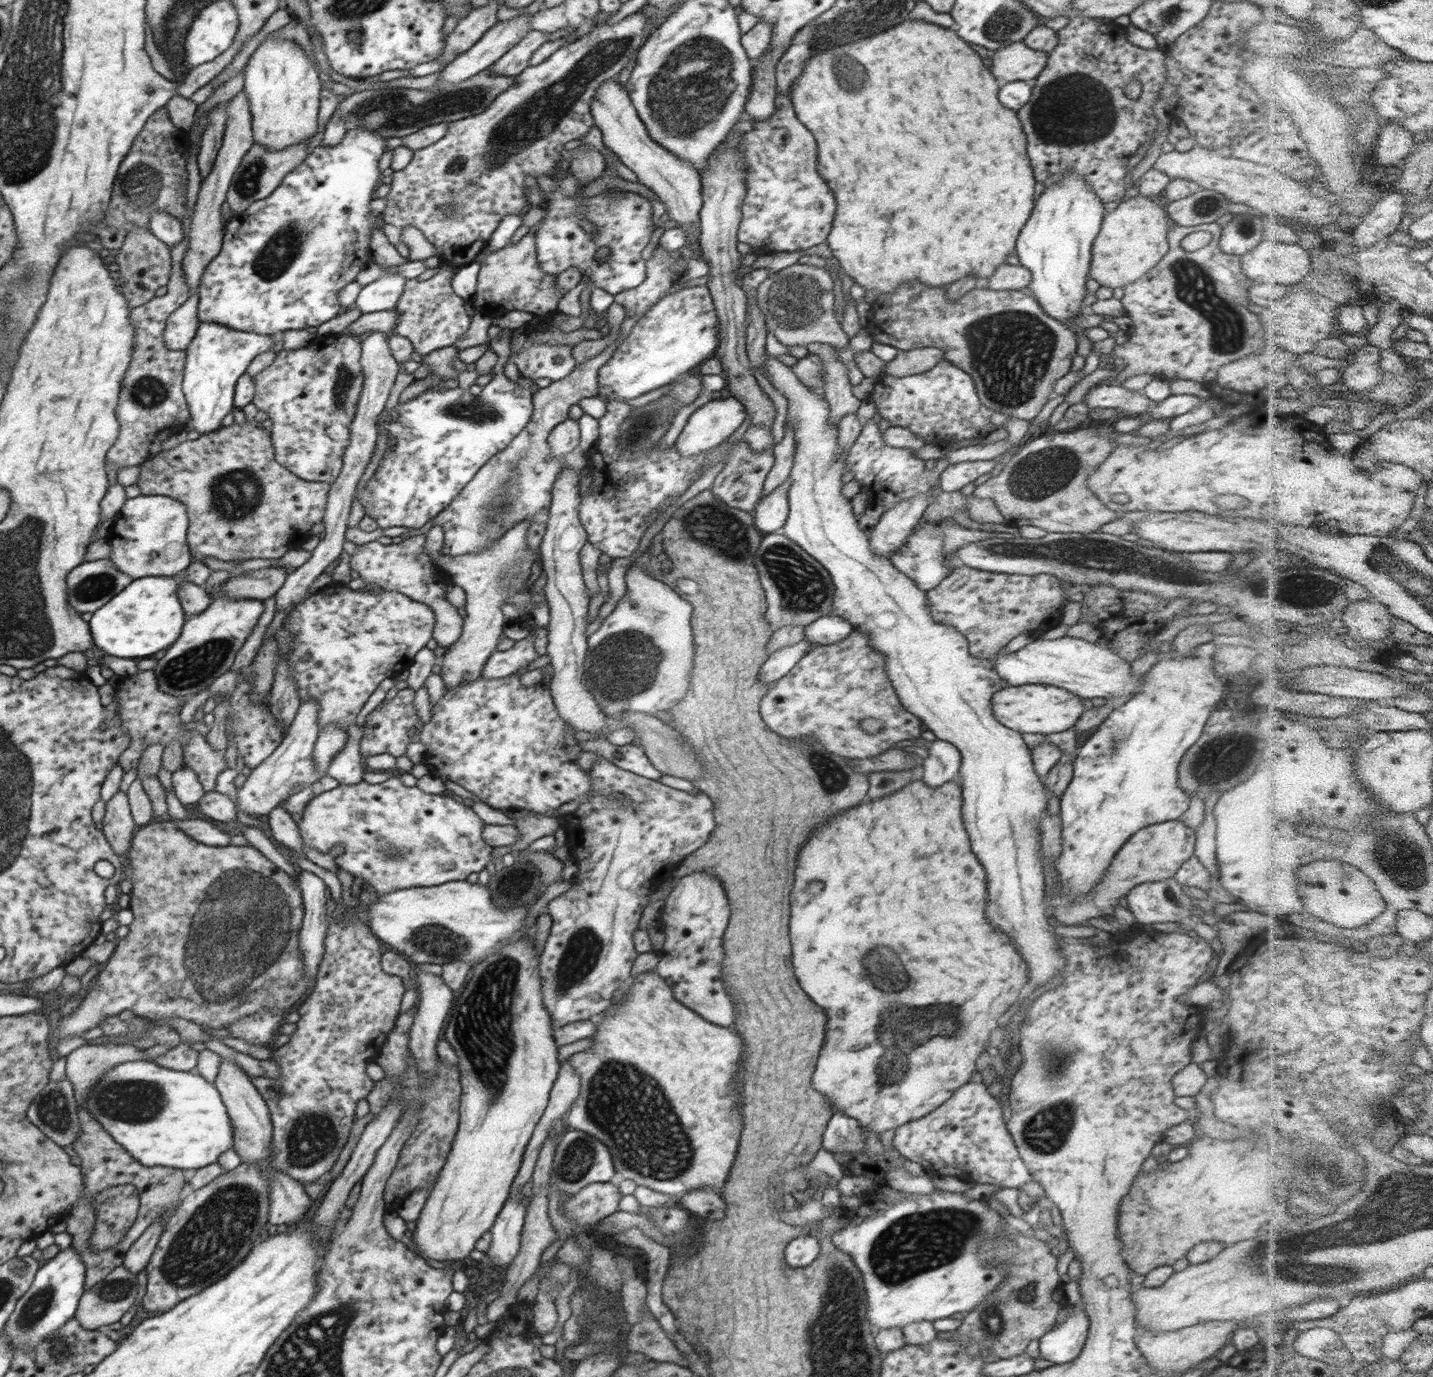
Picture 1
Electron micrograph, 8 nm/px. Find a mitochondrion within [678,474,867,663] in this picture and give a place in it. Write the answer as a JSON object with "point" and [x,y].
{"point":[800,589]}

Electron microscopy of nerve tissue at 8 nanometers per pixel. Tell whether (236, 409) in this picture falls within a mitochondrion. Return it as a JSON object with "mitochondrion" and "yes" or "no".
{"mitochondrion":"no"}

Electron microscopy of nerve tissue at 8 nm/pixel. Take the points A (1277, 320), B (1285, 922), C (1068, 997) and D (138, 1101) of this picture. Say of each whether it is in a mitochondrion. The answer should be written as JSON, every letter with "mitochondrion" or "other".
{"A":"other","B":"other","C":"other","D":"mitochondrion"}

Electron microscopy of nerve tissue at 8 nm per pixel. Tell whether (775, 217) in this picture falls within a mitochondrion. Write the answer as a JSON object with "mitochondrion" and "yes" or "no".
{"mitochondrion":"no"}

